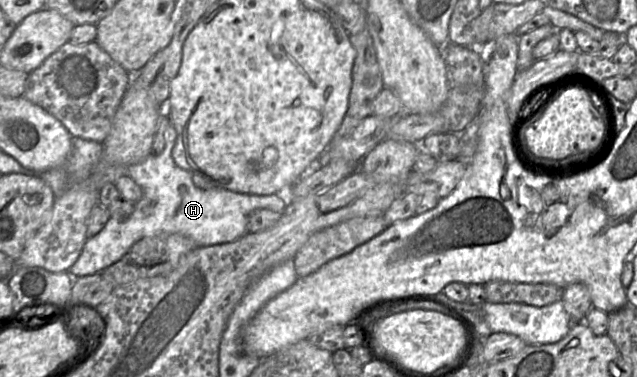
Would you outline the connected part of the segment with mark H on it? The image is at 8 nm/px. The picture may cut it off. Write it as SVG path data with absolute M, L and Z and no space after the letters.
M172 124L165 131L165 147L161 154L151 153L143 161L128 166L128 175L141 187L142 197L125 221L113 217L95 236L88 238L83 250L69 269L76 277L102 272L119 261L137 241L159 234L177 233L190 238L197 247L234 242L248 232L248 216L256 209L270 209L283 213L289 204L288 192L254 195L223 188L201 189L193 182L193 173L176 165L172 150L177 132Z

